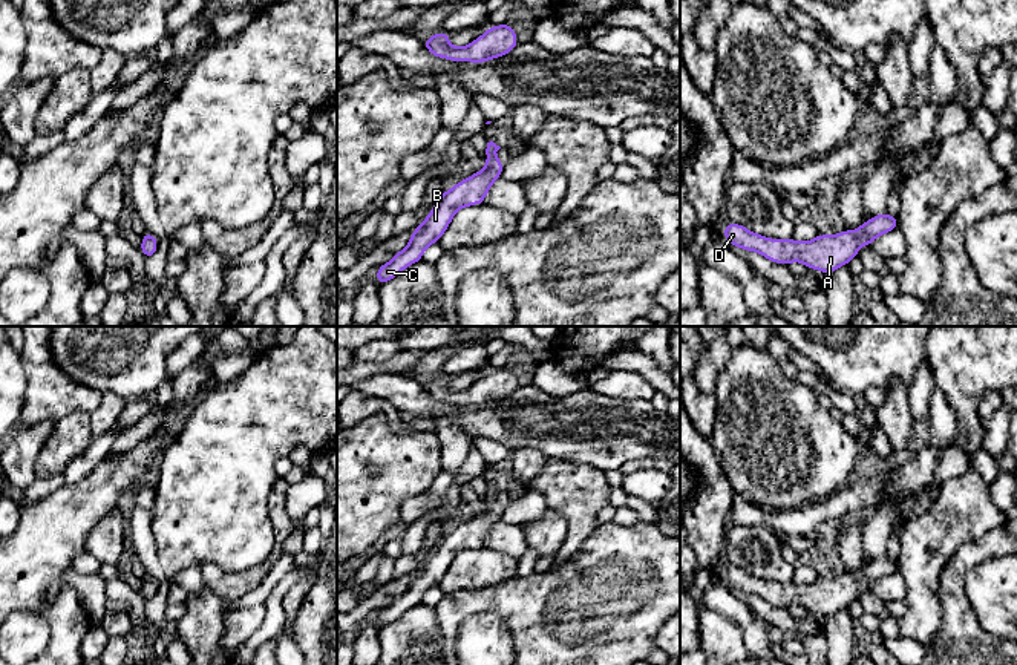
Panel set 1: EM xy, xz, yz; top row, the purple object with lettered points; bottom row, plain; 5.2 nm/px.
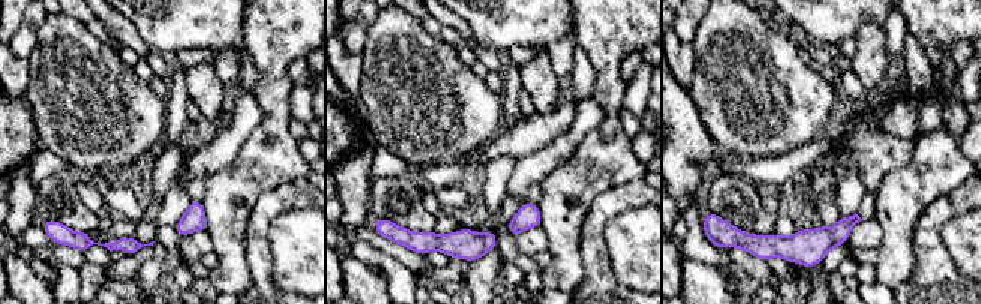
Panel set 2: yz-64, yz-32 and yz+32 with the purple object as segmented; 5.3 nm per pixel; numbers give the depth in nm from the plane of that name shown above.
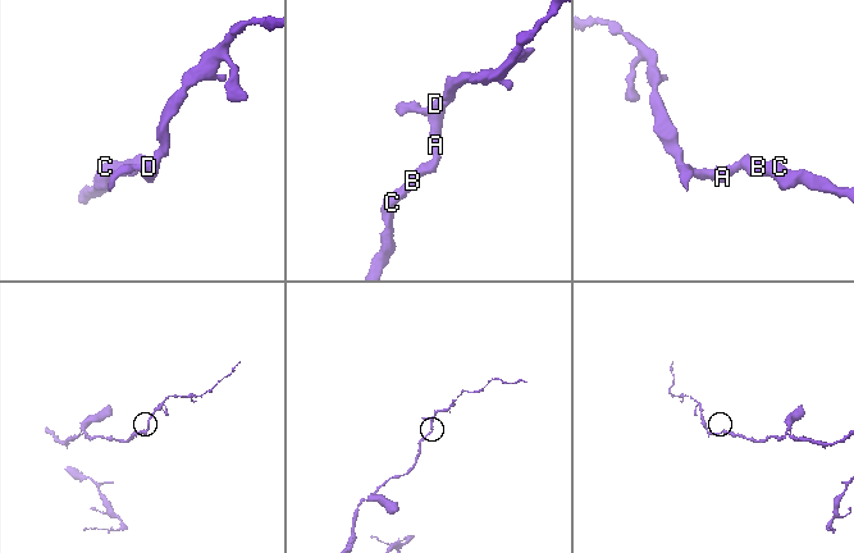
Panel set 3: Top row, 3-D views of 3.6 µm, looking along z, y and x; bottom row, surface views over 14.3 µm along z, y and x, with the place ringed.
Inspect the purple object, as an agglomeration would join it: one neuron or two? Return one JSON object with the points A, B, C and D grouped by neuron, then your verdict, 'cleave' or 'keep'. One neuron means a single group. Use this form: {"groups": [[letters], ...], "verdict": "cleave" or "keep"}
{"groups": [["A", "B", "C", "D"]], "verdict": "keep"}

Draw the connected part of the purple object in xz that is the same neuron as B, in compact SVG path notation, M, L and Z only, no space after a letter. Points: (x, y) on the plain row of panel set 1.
M493 484L487 486L486 512L444 535L435 545L430 558L414 573L407 590L392 598L389 607L375 611L377 630L397 621L406 610L421 604L426 590L441 582L459 552L484 547L490 529L501 521L504 512L504 506L495 500L499 492Z

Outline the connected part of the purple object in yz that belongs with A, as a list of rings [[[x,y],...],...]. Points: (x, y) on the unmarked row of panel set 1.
[[[884,555],[855,575],[844,573],[833,579],[818,576],[810,585],[767,582],[734,565],[723,572],[723,578],[731,588],[760,596],[780,608],[800,604],[807,611],[829,618],[856,601],[859,590],[871,588],[878,579],[894,572],[899,572],[898,559],[893,561]]]

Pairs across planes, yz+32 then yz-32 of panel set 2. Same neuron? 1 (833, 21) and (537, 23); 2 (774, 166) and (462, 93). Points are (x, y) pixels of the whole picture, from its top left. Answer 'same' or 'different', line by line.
1: same
2: different

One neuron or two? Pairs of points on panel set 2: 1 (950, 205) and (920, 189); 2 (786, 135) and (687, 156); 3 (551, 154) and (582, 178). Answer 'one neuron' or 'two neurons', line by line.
1: two neurons
2: two neurons
3: two neurons

